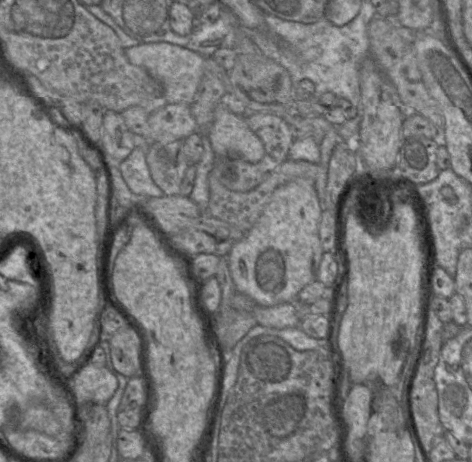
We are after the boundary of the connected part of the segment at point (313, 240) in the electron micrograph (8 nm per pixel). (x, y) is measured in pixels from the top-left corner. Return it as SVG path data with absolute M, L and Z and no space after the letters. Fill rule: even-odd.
M296 179L280 186L254 226L233 245L228 254L229 270L236 291L251 298L257 305L271 307L290 302L305 286L317 280L324 254L319 238L322 212L313 180Z

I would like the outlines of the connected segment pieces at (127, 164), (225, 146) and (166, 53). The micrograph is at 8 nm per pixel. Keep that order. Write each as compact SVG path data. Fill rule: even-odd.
M145 143L138 144L118 167L129 189L138 198L164 197L164 192L153 181L145 156Z
M218 105L207 136L217 157L240 158L246 162L259 162L265 155L262 141L249 129L245 118Z
M167 42L132 46L125 49L125 54L131 64L144 69L148 74L160 81L167 104L191 105L204 74L206 57Z

